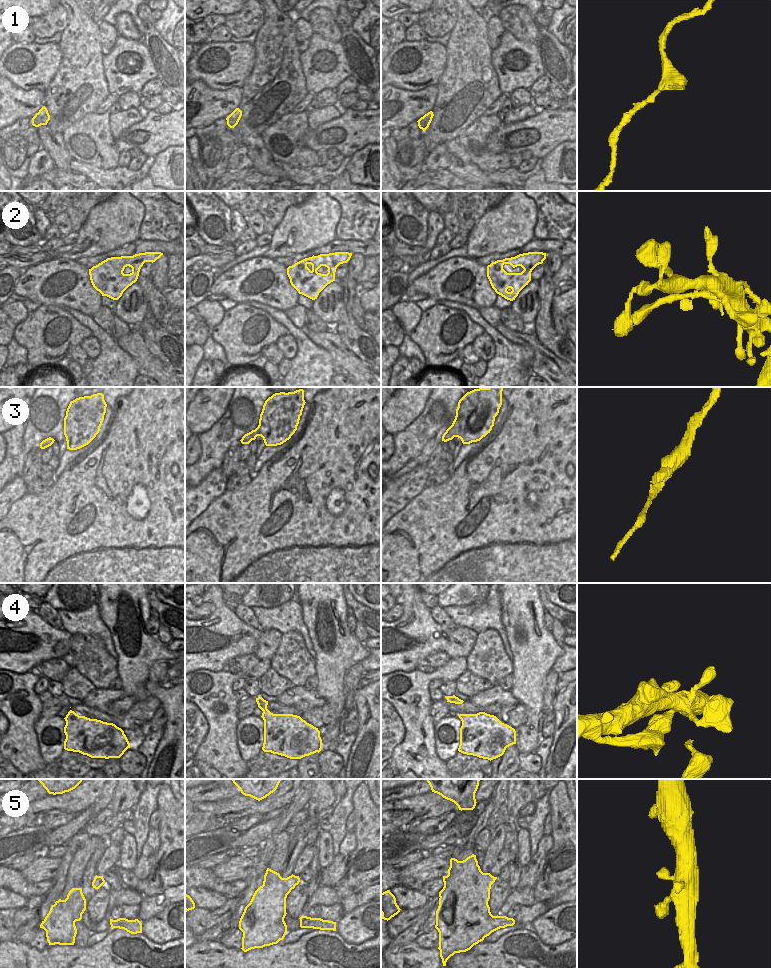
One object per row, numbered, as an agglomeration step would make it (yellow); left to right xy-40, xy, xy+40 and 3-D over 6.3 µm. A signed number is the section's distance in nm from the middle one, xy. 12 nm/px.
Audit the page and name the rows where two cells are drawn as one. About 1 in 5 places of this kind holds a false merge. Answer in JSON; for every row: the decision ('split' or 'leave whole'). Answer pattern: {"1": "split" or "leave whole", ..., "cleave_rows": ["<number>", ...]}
{"1": "leave whole", "2": "leave whole", "3": "leave whole", "4": "leave whole", "5": "leave whole", "cleave_rows": []}

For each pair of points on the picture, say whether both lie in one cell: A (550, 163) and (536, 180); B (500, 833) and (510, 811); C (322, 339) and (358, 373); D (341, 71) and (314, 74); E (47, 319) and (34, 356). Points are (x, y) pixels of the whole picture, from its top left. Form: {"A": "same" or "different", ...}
{"A": "different", "B": "different", "C": "same", "D": "same", "E": "same"}

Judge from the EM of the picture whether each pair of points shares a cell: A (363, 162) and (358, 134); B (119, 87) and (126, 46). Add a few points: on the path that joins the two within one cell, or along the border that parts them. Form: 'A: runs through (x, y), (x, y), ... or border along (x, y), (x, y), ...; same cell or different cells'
A: border along (370, 143), (350, 156); different cells
B: runs through (119, 77), (115, 64), (116, 56); same cell

